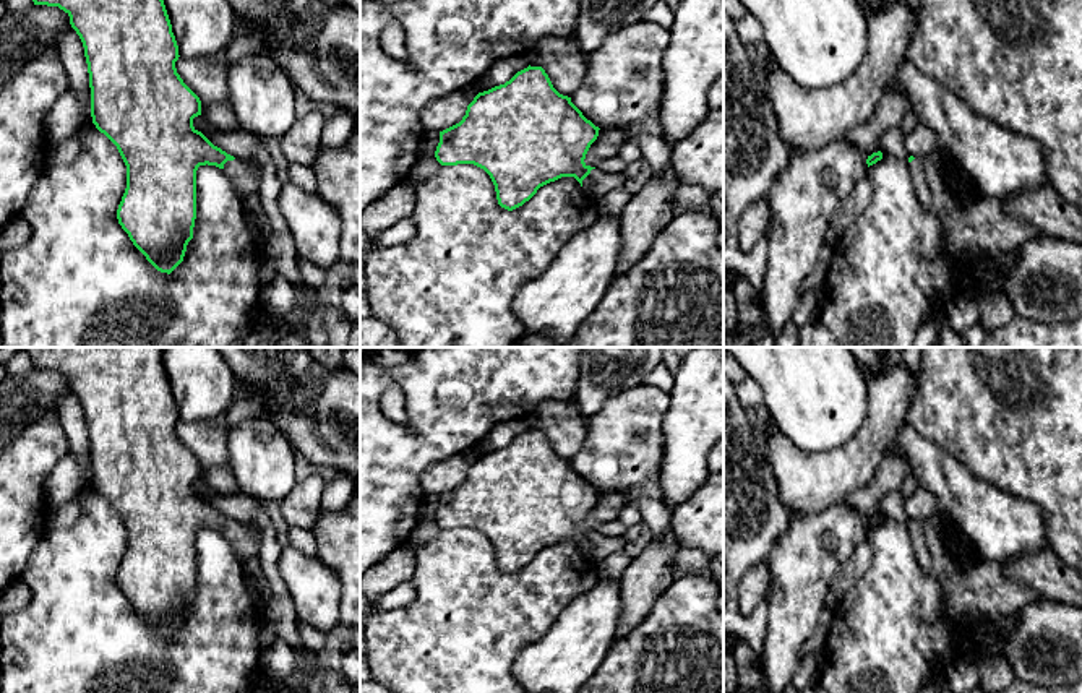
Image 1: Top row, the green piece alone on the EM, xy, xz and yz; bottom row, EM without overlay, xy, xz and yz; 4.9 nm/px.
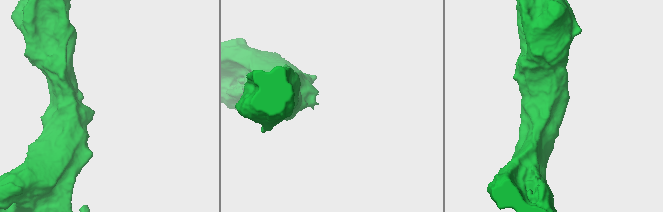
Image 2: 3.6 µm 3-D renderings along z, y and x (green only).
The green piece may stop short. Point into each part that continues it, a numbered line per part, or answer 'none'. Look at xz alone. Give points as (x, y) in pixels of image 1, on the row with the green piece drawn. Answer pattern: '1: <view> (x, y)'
1: xz (597, 184)

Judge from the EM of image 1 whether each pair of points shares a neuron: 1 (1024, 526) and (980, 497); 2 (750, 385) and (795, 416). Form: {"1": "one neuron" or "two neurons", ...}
{"1": "one neuron", "2": "two neurons"}

